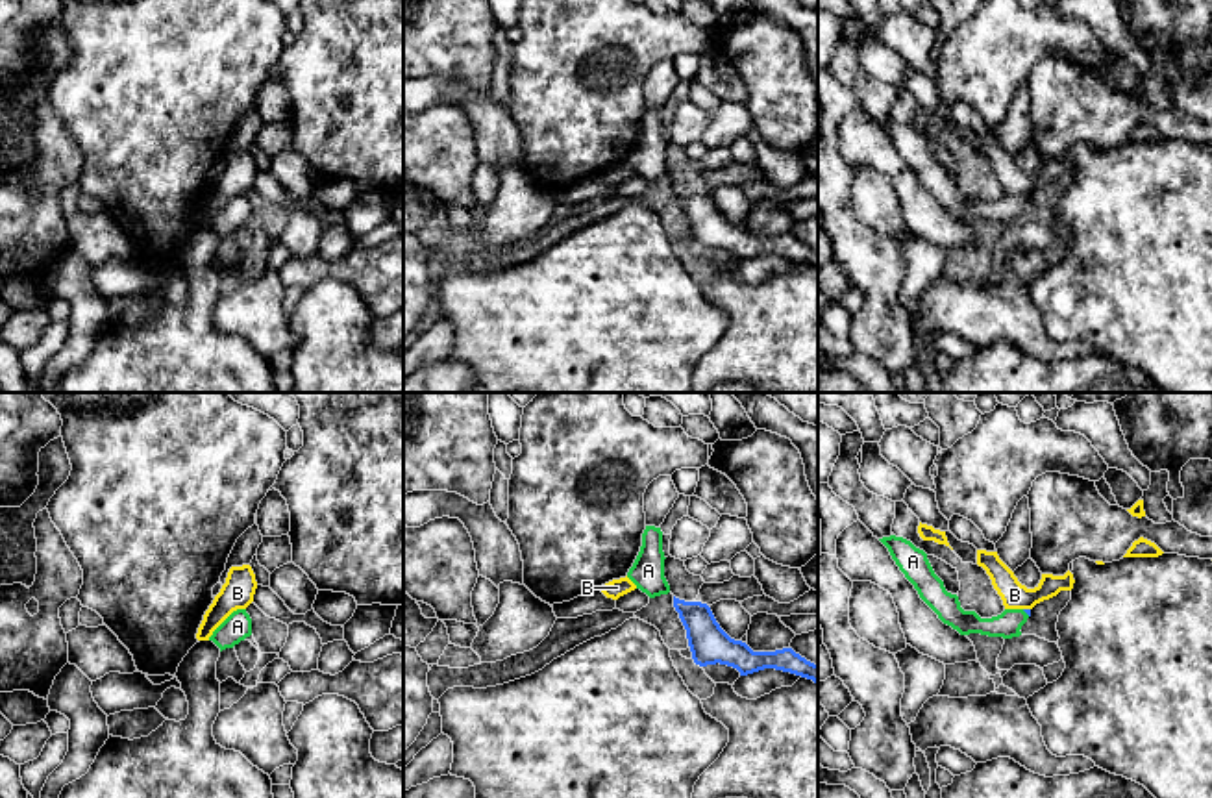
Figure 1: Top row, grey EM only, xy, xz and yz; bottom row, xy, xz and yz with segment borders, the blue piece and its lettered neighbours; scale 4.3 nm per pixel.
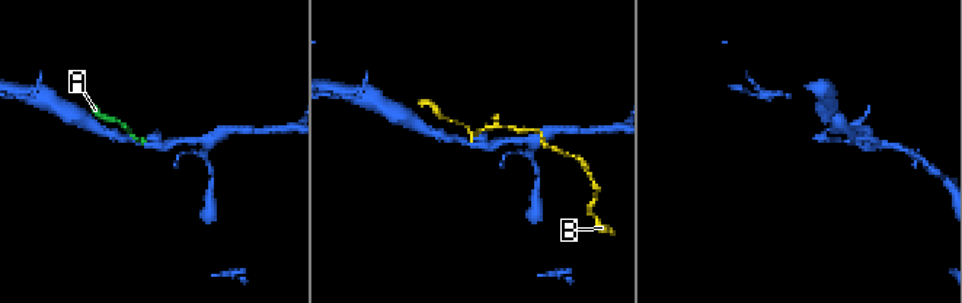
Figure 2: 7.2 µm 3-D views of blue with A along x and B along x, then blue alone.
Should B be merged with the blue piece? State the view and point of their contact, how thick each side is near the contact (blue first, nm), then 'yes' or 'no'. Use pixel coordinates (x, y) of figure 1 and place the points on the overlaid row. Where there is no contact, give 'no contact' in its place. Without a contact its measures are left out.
yz (1027, 610) | 20/120 nm | no

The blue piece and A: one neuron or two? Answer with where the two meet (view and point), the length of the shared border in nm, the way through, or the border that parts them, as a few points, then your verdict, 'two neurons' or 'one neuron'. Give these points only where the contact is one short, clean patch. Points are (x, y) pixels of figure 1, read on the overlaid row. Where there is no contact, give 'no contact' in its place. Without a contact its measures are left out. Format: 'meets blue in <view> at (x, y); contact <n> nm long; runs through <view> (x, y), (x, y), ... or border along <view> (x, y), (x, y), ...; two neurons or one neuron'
meets blue in yz at (1026, 611); contact 50 nm long; runs through yz (1027, 611), (1026, 611), (1007, 624); one neuron

